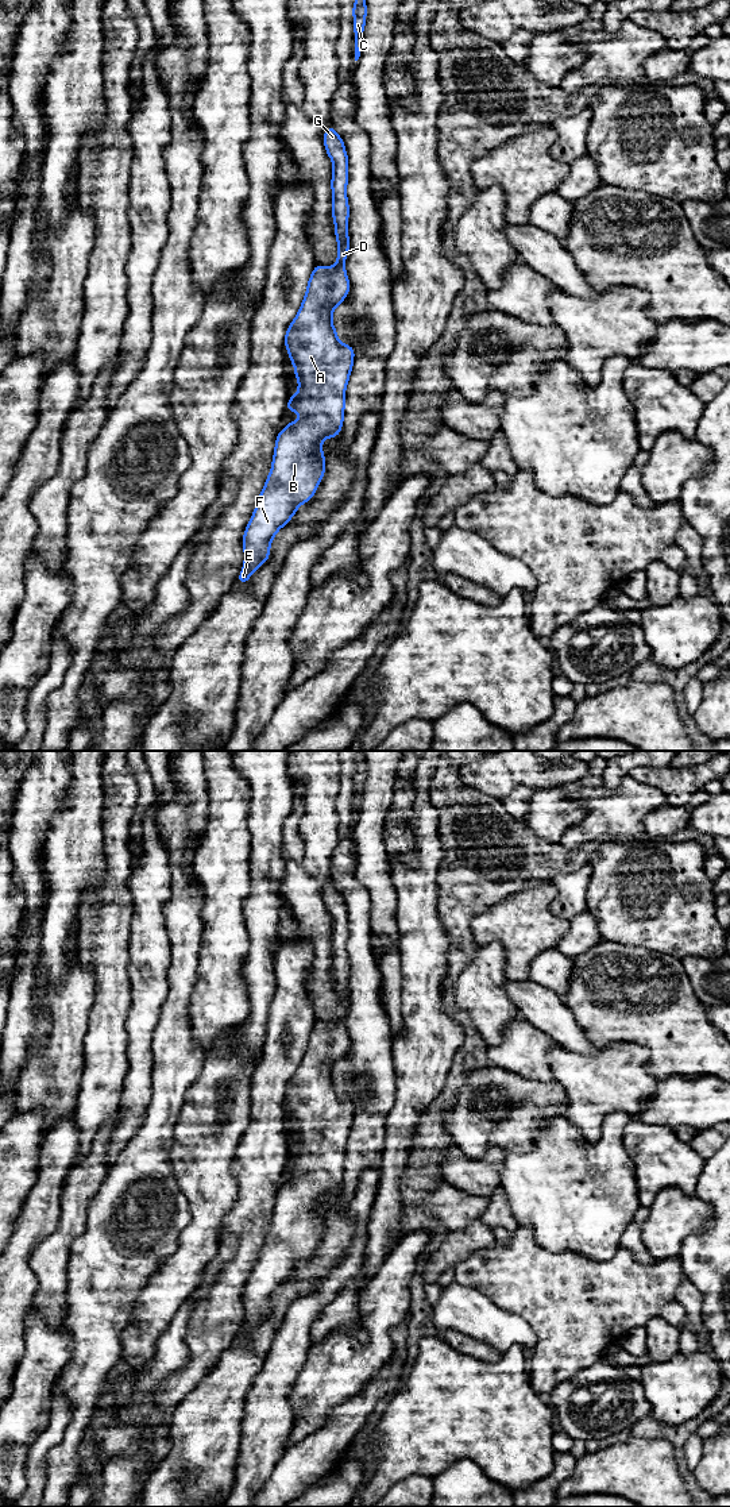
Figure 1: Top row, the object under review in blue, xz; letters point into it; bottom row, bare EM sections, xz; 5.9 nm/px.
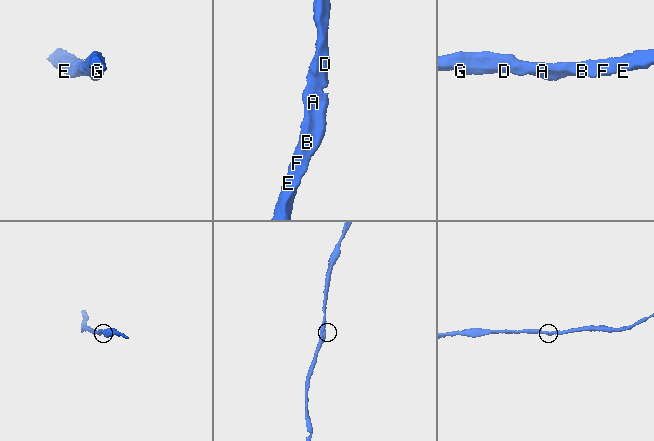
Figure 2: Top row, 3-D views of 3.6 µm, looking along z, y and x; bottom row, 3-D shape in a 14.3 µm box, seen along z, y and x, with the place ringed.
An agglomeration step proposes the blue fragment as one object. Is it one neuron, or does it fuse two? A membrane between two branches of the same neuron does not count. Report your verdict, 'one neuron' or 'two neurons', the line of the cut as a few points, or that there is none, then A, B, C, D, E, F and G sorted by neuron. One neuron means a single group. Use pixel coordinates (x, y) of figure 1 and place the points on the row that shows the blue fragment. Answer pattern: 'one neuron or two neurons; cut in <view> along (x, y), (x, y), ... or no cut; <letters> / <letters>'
one neuron; no cut; A B C D E F G

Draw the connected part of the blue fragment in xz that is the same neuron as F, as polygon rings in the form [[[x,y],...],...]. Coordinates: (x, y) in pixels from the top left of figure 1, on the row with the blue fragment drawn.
[[[333,126],[324,132],[324,146],[333,162],[331,186],[337,262],[332,267],[314,266],[301,308],[286,331],[285,346],[296,369],[294,375],[300,382],[297,394],[289,397],[286,411],[294,411],[302,417],[290,421],[277,436],[271,471],[243,536],[244,566],[237,578],[240,583],[248,582],[250,575],[269,559],[274,535],[290,521],[297,508],[316,493],[325,471],[321,442],[327,438],[336,438],[343,427],[345,386],[351,375],[355,351],[351,346],[339,342],[332,324],[332,312],[349,292],[349,280],[344,265],[349,248],[347,231],[349,208],[345,192],[348,157],[344,142]]]

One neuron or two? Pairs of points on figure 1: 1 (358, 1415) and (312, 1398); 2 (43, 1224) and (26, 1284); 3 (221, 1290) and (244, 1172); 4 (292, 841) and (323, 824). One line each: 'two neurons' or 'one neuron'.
1: two neurons
2: one neuron
3: one neuron
4: two neurons

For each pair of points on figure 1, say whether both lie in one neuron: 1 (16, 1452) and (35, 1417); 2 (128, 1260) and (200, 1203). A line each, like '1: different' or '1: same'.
1: same
2: different

